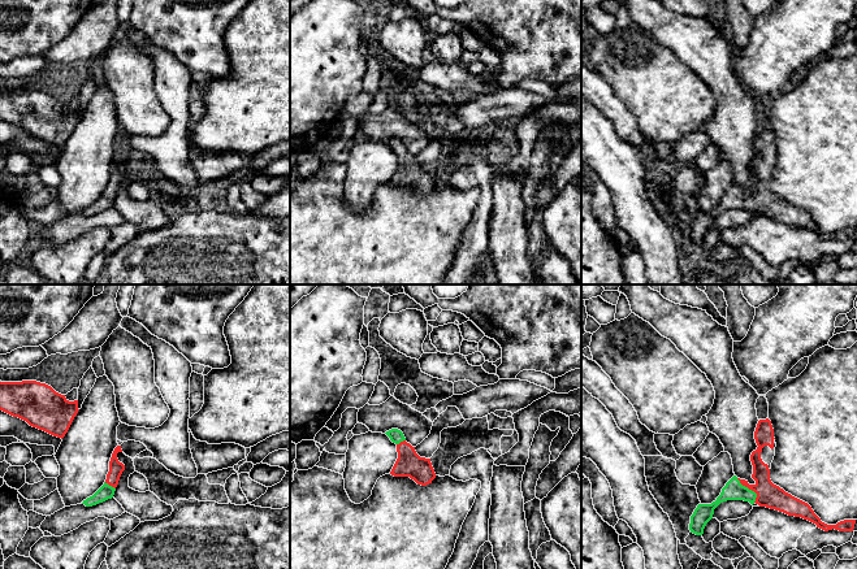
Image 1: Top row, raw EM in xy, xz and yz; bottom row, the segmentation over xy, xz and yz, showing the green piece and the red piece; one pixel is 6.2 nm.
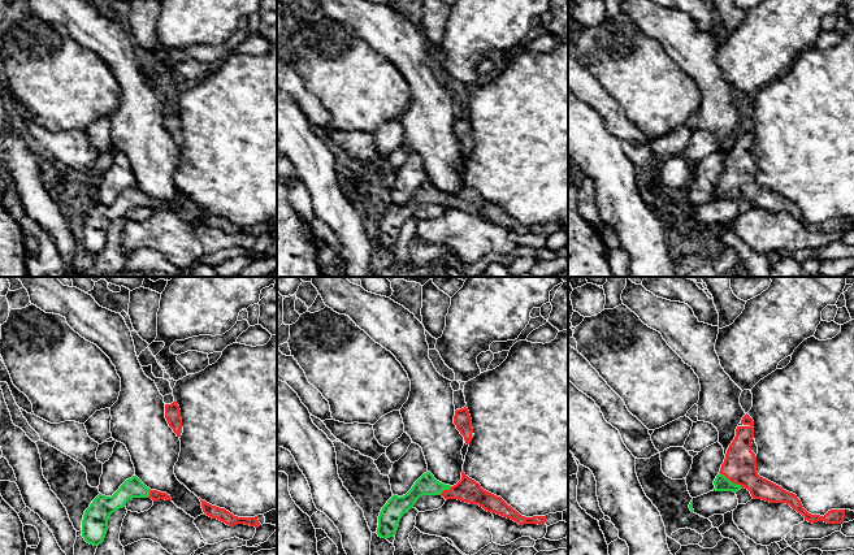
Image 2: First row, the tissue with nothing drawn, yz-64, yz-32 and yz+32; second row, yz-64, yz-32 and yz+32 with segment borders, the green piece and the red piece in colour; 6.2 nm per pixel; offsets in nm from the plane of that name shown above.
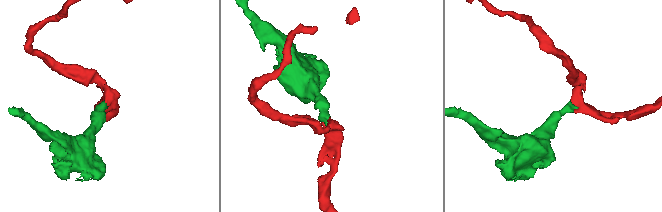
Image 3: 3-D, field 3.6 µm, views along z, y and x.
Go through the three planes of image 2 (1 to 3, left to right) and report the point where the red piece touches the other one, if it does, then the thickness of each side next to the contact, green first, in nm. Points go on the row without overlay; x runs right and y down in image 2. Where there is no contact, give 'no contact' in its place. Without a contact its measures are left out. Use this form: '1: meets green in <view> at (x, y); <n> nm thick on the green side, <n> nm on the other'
1: meets green in yz-64 at (148, 202); 130 nm thick on the green side, 70 nm on the other
2: meets green in yz-32 at (445, 198); 130 nm thick on the green side, 150 nm on the other
3: meets green in yz+32 at (729, 190); 100 nm thick on the green side, 200 nm on the other

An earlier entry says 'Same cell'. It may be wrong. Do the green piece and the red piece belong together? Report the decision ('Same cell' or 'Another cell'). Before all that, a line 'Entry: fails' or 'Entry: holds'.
Entry: holds
Same cell

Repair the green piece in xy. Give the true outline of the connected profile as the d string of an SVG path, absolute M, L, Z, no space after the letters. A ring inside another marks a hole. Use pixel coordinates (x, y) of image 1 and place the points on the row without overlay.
M117 155L112 162L109 181L104 194L92 205L83 209L82 213L86 216L92 216L113 207L120 186L125 179L125 174L117 168L118 161L122 161L121 155Z

